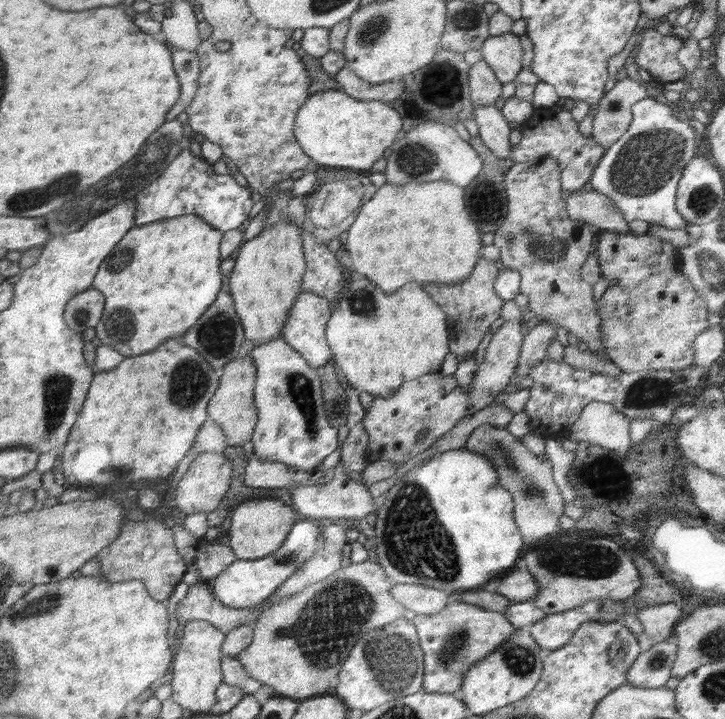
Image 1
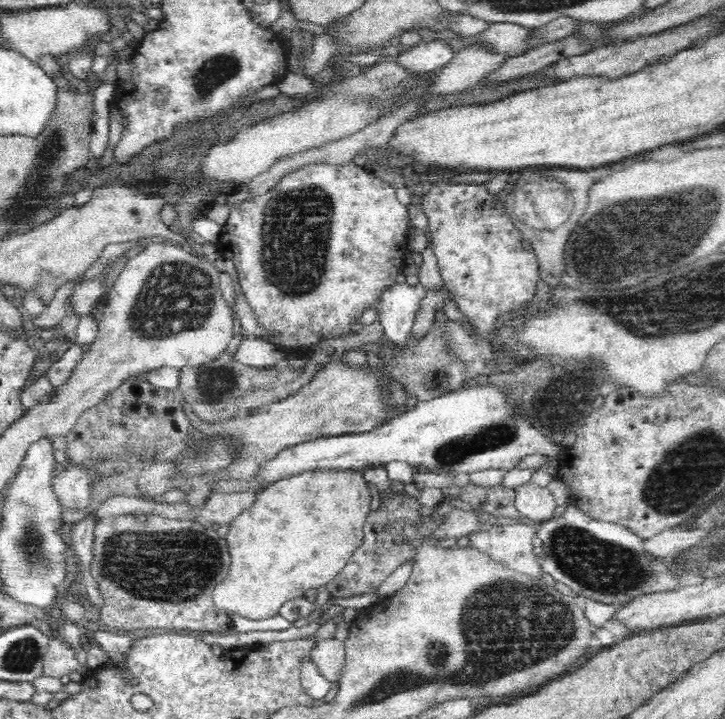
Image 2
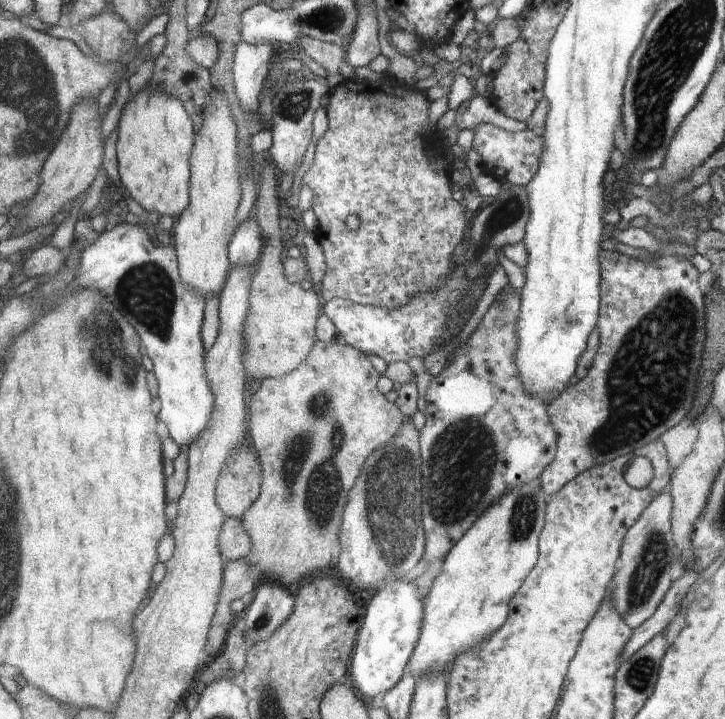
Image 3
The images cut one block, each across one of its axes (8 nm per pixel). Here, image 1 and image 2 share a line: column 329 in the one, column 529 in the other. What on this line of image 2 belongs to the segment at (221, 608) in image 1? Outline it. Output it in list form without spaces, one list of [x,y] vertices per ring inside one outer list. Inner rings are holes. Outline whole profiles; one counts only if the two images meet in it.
[[[514,521],[492,522],[492,527],[486,532],[476,531],[468,535],[471,546],[480,552],[488,554],[492,560],[498,561],[514,572],[519,572],[526,578],[541,578],[542,567],[539,558],[535,555],[532,539],[537,536],[538,530],[530,526],[517,524]]]

